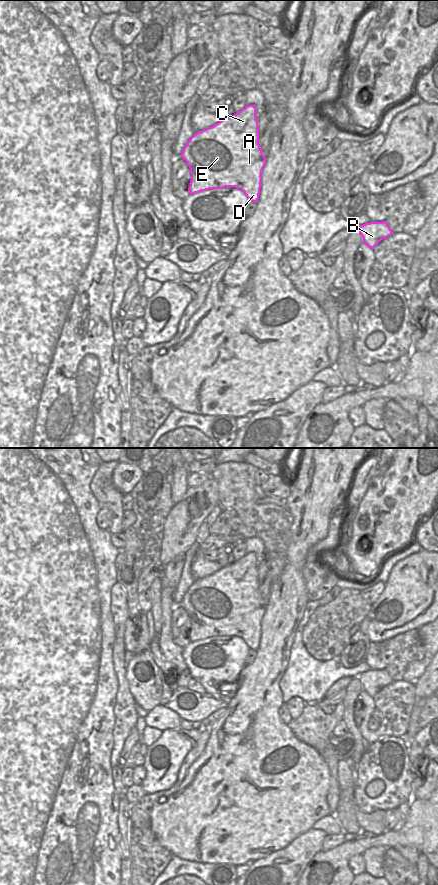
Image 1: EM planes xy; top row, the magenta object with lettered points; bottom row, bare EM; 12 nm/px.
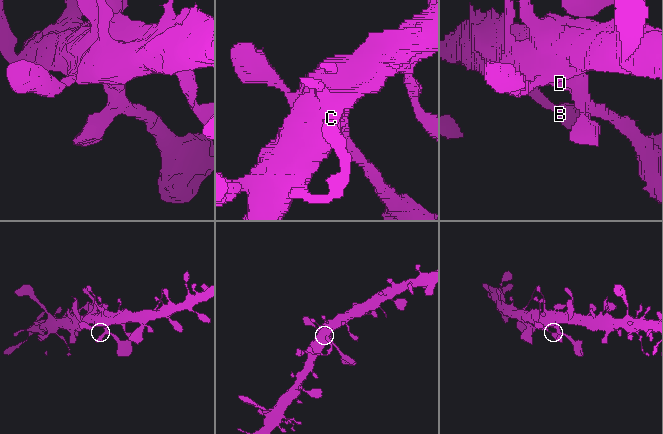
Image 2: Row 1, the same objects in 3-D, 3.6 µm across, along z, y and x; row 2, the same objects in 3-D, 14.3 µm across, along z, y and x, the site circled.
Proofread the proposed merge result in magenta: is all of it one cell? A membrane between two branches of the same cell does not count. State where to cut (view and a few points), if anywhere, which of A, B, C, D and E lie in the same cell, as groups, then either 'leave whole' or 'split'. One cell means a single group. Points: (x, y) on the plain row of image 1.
no cut | A B C D E | leave whole

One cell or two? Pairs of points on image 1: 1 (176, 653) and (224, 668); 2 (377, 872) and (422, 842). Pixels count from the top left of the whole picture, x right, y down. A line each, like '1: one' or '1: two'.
1: two
2: two

